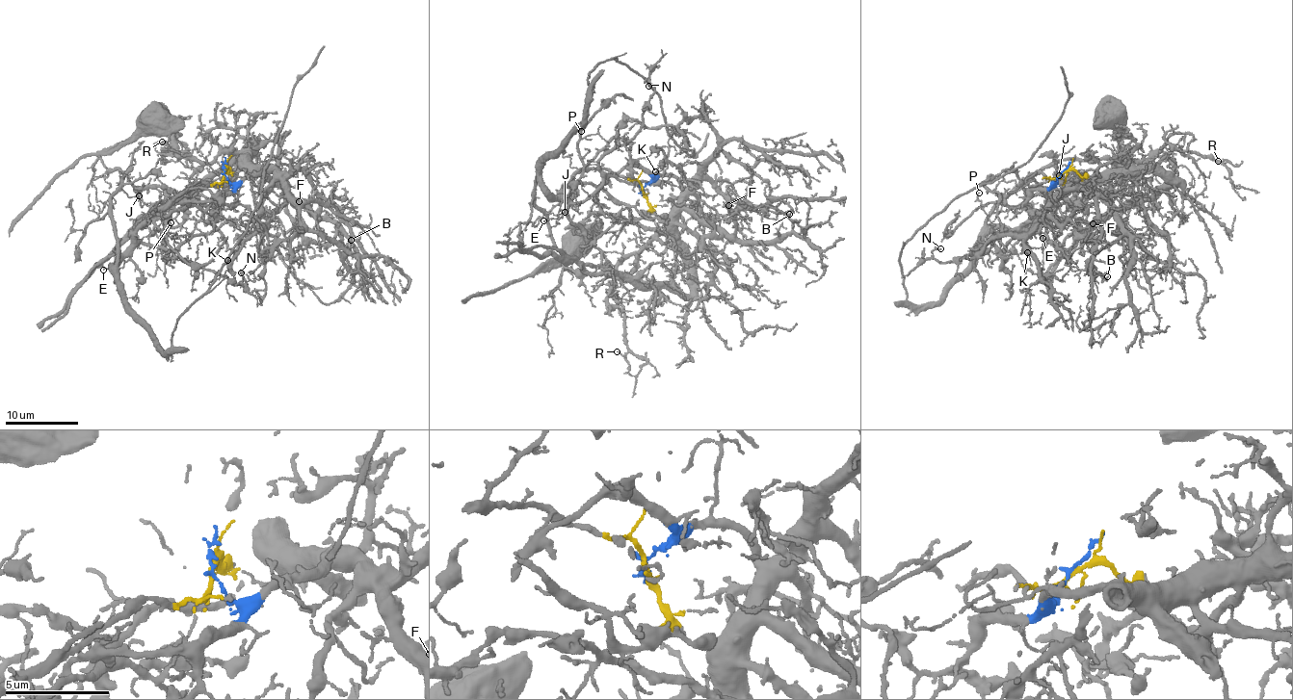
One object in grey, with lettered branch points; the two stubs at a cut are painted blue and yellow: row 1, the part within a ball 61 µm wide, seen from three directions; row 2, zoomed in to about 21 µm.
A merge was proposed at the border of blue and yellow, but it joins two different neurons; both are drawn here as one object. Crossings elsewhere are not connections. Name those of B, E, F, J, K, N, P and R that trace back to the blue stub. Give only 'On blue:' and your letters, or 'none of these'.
On blue: B, F, K, R

